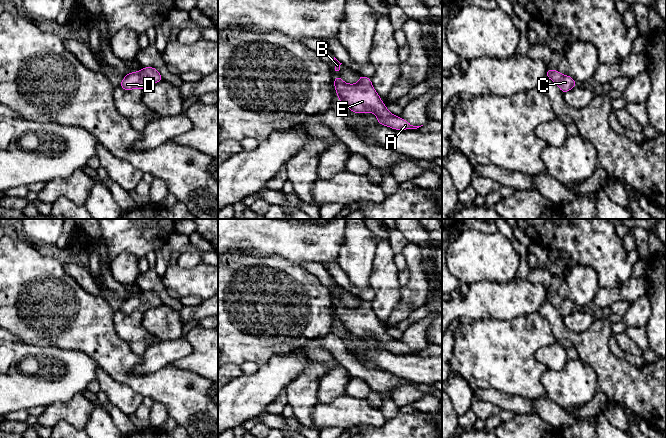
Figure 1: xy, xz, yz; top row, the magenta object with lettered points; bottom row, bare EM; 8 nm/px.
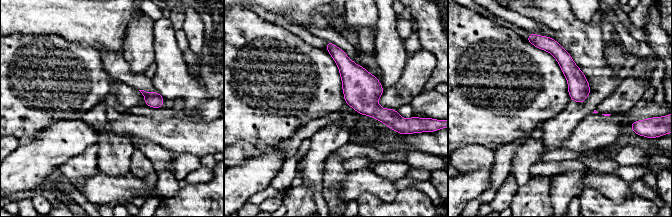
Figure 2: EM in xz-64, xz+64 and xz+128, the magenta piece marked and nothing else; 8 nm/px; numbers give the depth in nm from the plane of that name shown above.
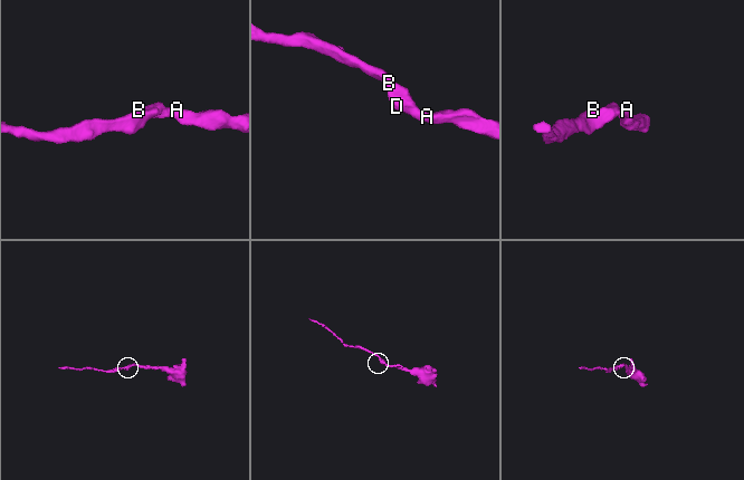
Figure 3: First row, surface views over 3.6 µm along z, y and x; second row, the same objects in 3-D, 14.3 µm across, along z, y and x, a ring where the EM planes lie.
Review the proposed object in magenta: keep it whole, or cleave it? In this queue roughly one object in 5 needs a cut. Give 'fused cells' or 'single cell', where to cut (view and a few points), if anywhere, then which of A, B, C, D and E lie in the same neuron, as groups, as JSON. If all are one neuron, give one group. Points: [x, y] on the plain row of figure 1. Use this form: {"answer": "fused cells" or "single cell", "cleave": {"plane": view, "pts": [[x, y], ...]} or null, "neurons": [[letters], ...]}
{"answer": "single cell", "cleave": null, "neurons": [["A", "B", "C", "D", "E"]]}

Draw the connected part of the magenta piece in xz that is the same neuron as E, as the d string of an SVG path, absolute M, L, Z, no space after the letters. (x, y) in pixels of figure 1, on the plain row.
M359 299L358 307L348 308L340 300L335 300L334 311L338 324L344 327L353 337L374 337L377 341L377 347L394 354L417 353L421 351L413 350L408 345L389 336L372 310L371 302Z

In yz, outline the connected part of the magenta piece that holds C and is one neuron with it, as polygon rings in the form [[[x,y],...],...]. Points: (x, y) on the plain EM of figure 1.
[[[548,292],[545,301],[551,303],[555,308],[557,308],[562,317],[567,317],[577,309],[572,301],[569,299],[563,299],[559,297],[558,294]]]

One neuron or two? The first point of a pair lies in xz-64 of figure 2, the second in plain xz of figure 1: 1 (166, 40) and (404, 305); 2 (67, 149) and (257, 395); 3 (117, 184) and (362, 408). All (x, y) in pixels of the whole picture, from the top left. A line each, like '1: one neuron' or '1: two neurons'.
1: two neurons
2: one neuron
3: one neuron

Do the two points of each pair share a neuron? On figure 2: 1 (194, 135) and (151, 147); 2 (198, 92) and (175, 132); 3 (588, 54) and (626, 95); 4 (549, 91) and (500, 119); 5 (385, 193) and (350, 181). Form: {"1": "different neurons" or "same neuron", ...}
{"1": "different neurons", "2": "different neurons", "3": "different neurons", "4": "same neuron", "5": "same neuron"}

